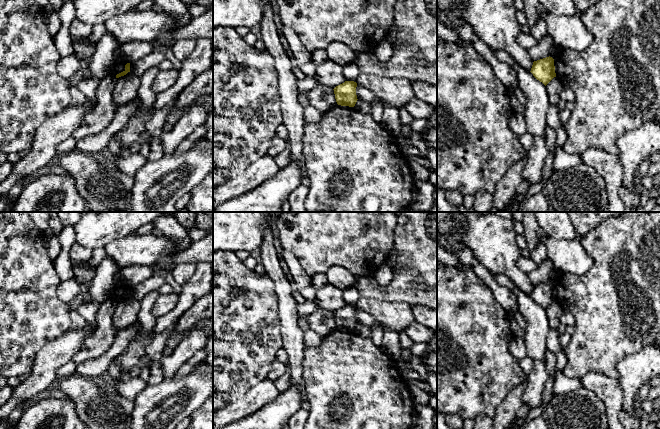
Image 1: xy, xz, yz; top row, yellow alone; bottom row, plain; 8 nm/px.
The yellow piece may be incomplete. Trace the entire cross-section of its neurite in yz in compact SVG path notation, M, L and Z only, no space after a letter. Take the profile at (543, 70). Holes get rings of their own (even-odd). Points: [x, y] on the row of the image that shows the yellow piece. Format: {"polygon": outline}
{"polygon": "M546 57L533 62L531 71L533 76L545 86L556 77L554 59Z"}

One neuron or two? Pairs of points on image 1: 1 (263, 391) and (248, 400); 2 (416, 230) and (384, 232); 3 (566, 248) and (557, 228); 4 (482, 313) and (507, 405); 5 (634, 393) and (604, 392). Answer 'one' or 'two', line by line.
1: one
2: two
3: two
4: two
5: two

